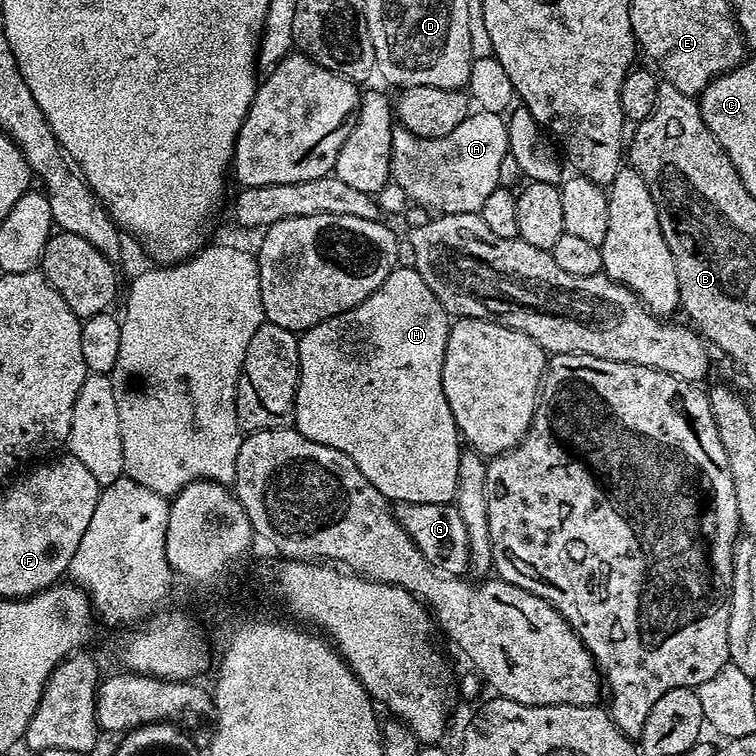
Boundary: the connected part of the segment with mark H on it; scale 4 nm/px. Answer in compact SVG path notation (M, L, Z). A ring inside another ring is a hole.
M397 266L357 308L299 333L298 390L294 426L306 438L342 450L384 496L396 504L450 504L458 486L462 437L442 390L442 362L450 317L422 274Z

